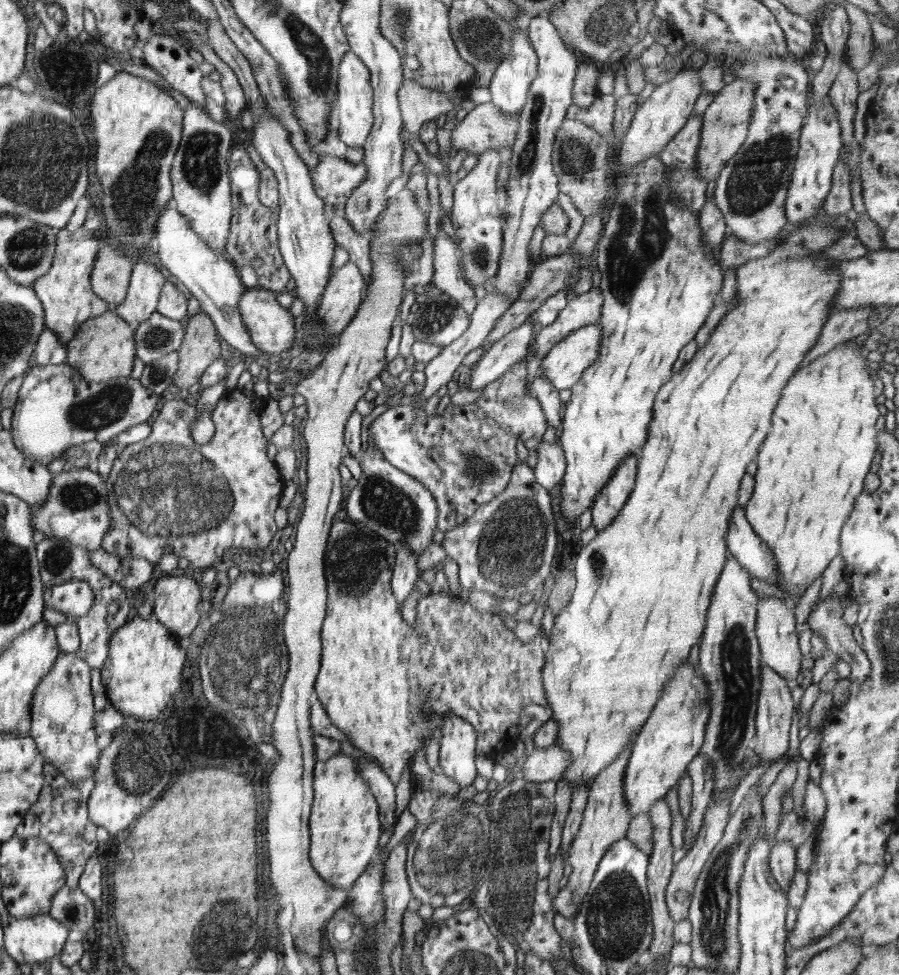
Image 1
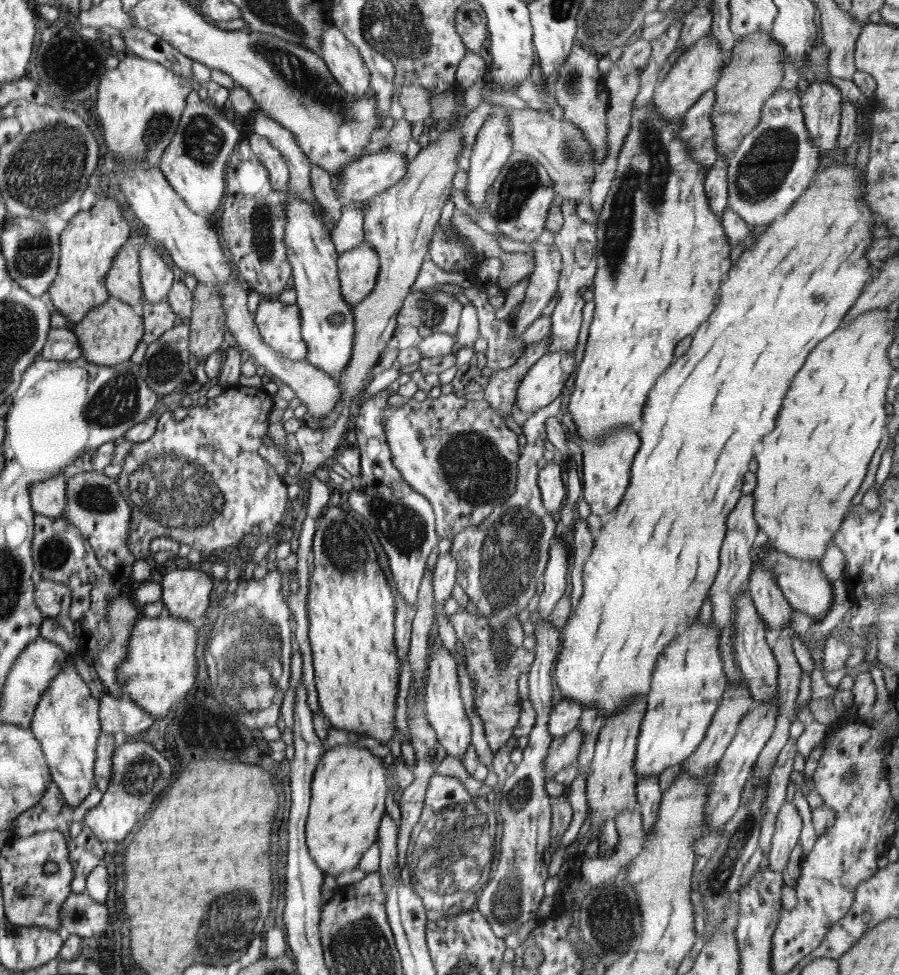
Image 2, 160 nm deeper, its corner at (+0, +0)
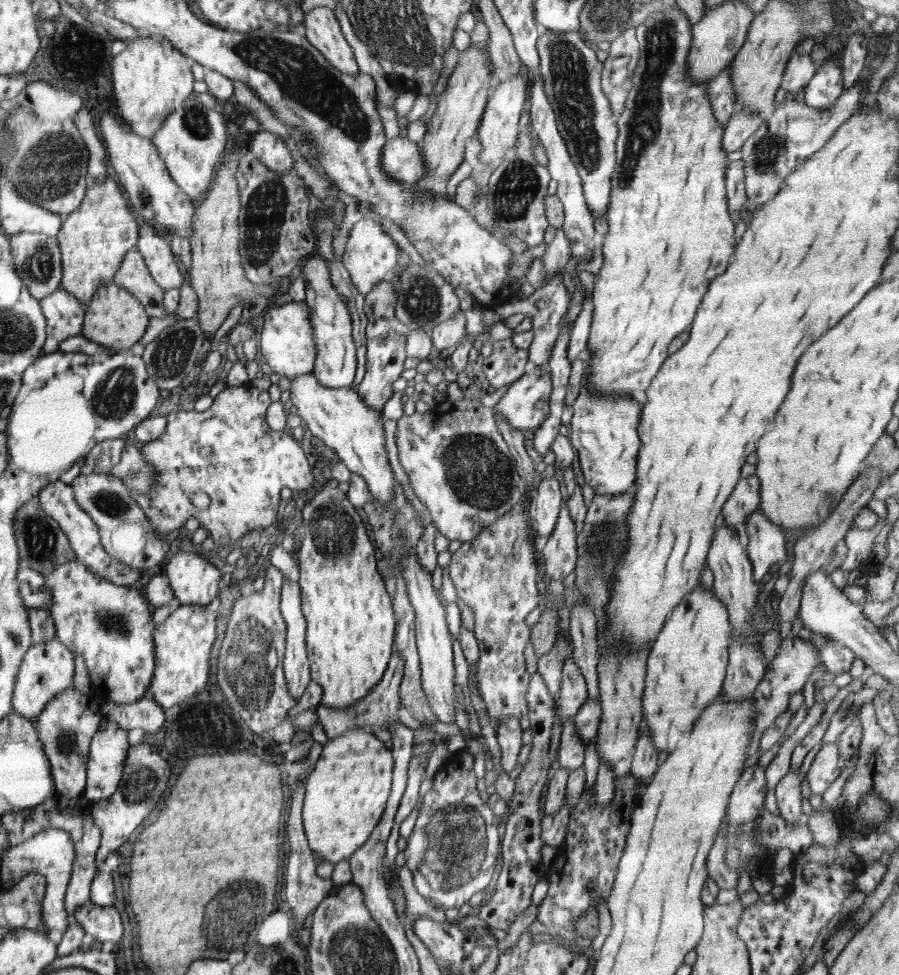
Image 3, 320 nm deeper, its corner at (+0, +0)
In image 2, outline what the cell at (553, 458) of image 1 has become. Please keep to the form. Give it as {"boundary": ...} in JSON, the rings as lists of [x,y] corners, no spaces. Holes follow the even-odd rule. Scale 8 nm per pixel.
{"boundary":[[[549,456],[546,466],[539,470],[537,485],[542,496],[542,505],[548,511],[548,515],[558,515],[556,511],[563,508],[567,499],[567,488],[562,481],[560,463],[556,463]]]}

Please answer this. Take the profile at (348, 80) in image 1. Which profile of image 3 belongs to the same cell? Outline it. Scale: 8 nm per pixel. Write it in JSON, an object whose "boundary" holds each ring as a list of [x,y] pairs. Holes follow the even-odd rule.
{"boundary":[[[316,6],[305,12],[303,21],[306,39],[333,67],[349,75],[359,73],[352,47],[343,36],[335,11],[328,7]]]}

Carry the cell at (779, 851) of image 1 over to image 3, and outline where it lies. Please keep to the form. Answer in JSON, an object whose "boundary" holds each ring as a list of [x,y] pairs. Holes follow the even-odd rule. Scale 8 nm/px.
{"boundary":[[[792,769],[781,778],[775,788],[778,810],[788,822],[797,823],[802,814],[802,772]]]}

